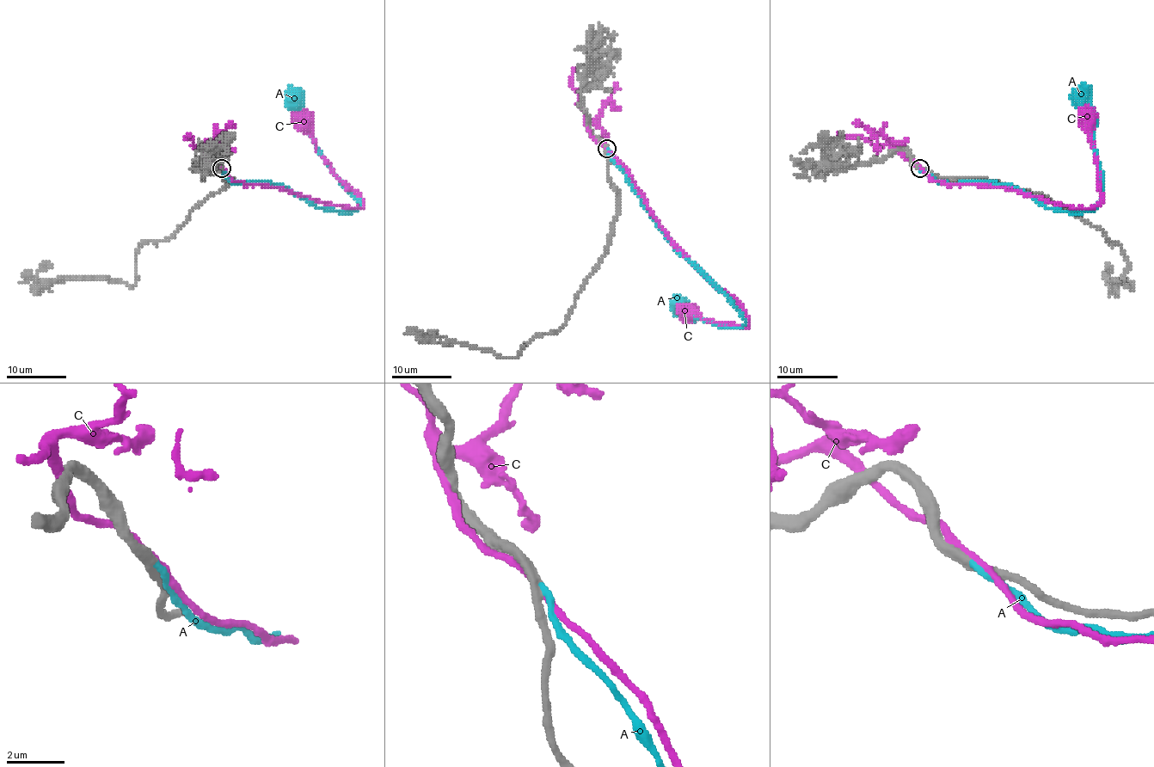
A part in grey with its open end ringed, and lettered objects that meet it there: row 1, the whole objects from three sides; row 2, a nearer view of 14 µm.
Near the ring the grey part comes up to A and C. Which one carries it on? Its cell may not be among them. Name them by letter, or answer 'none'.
A

